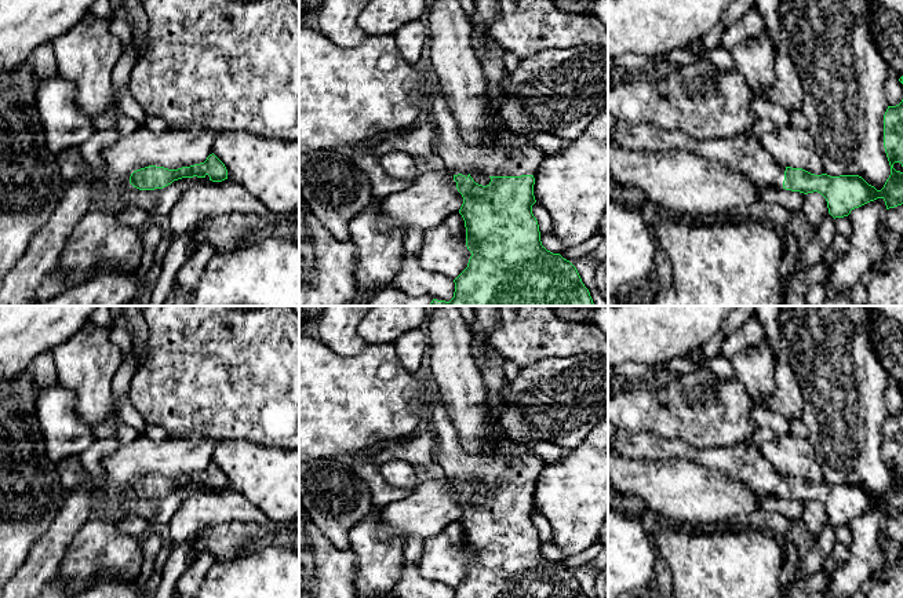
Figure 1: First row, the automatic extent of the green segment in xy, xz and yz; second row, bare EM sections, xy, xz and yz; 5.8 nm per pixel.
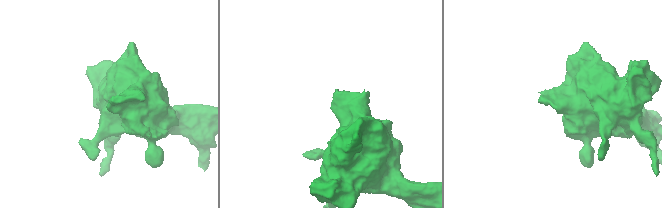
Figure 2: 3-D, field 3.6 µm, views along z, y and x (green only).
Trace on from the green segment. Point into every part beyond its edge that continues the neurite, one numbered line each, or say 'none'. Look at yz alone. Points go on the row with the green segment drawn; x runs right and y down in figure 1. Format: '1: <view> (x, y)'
1: yz (743, 153)

